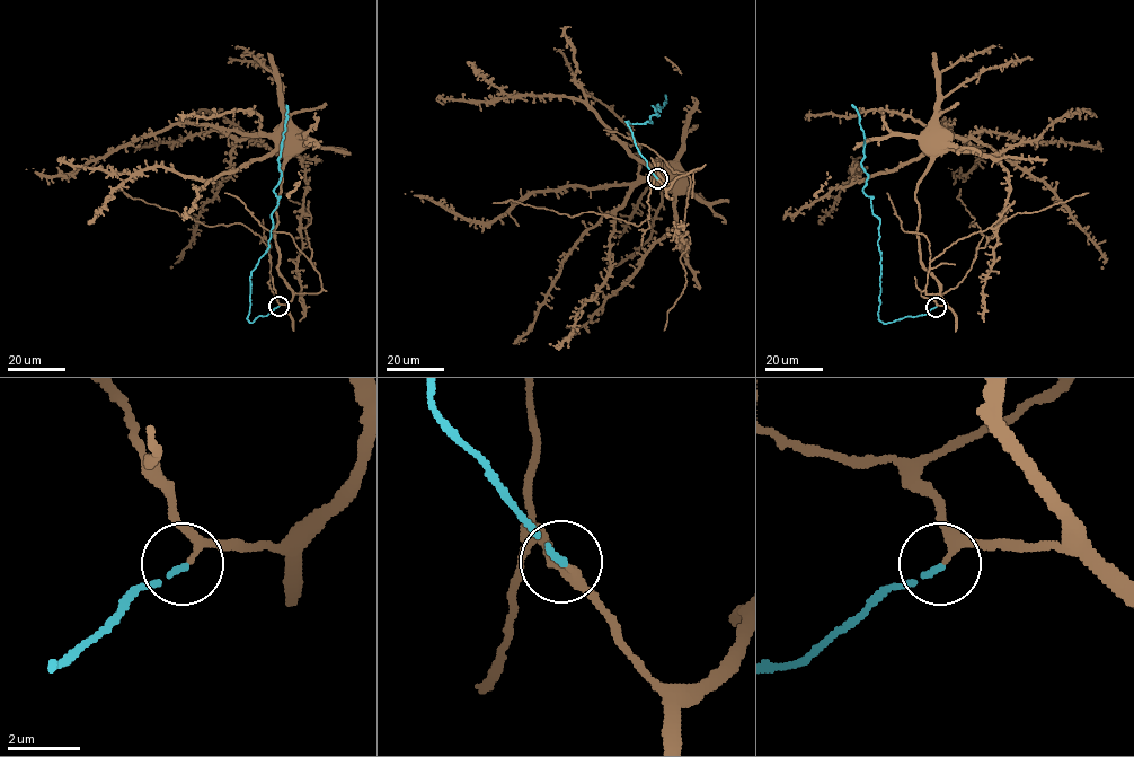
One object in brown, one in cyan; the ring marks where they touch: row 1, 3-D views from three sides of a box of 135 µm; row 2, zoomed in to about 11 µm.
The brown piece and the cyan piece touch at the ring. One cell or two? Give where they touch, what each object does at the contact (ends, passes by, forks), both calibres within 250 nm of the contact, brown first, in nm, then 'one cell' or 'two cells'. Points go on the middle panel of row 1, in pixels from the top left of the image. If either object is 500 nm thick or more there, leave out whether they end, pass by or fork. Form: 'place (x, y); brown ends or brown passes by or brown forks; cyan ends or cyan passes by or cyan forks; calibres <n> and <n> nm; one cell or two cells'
place (657, 178); brown passes by; cyan ends; calibres 200 and 150 nm; one cell

